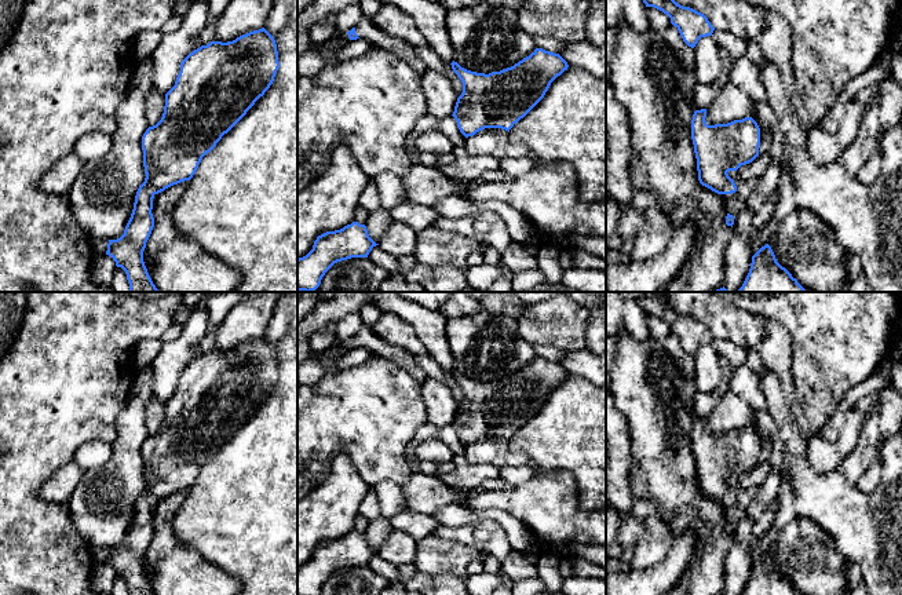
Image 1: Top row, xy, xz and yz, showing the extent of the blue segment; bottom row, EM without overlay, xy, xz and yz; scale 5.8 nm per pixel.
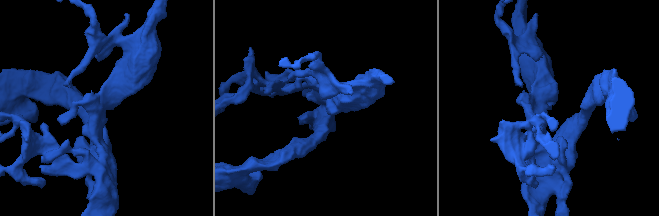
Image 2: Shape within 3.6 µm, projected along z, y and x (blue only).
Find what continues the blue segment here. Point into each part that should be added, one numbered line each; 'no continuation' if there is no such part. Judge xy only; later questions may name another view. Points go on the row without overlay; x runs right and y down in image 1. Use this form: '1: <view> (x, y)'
1: xy (154, 412)

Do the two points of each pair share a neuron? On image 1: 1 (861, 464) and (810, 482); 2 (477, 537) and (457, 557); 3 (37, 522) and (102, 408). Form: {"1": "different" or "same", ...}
{"1": "different", "2": "different", "3": "same"}

